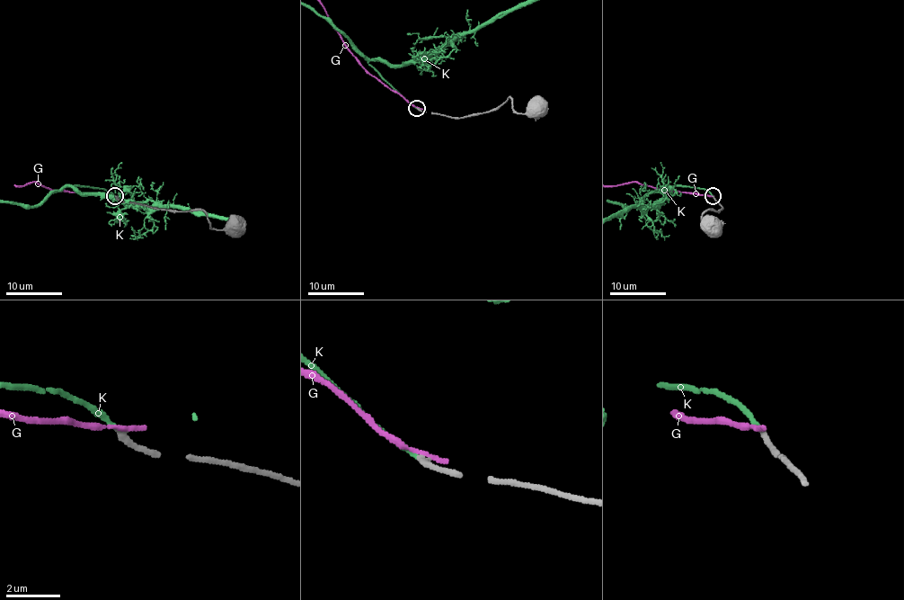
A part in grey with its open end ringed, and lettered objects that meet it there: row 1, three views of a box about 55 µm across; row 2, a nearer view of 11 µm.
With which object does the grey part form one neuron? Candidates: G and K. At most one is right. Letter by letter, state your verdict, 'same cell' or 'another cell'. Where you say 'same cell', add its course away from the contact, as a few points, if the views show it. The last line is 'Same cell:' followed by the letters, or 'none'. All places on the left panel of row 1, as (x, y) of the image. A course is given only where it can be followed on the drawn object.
G: another cell
K: same cell
Same cell: K

